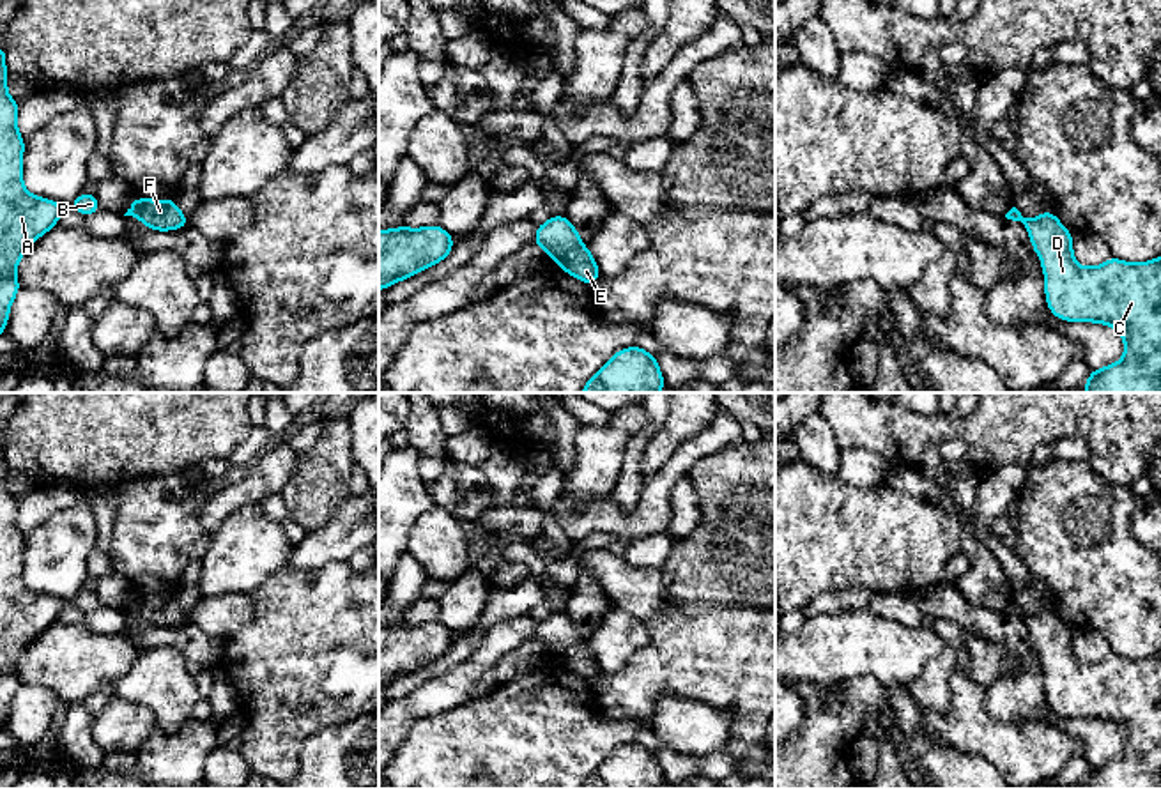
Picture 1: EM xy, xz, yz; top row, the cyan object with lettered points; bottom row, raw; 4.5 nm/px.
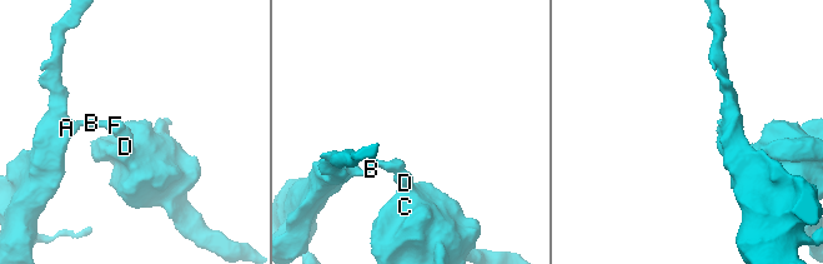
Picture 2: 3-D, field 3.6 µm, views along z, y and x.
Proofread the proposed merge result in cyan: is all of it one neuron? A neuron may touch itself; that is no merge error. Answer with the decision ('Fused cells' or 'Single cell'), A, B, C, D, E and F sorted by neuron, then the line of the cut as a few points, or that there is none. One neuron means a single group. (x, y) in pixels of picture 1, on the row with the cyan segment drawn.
Fused cells. Groups: A B F / C D E. Split along xz (581, 245), (567, 250), (554, 260)

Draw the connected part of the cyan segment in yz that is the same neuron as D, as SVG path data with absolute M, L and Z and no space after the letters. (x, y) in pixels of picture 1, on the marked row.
M1053 211L1025 221L1044 272L1048 310L1065 322L1111 326L1124 340L1124 357L1092 370L1085 393L1161 393L1161 257L1131 264L1111 257L1103 265L1081 267L1073 255L1073 234Z

